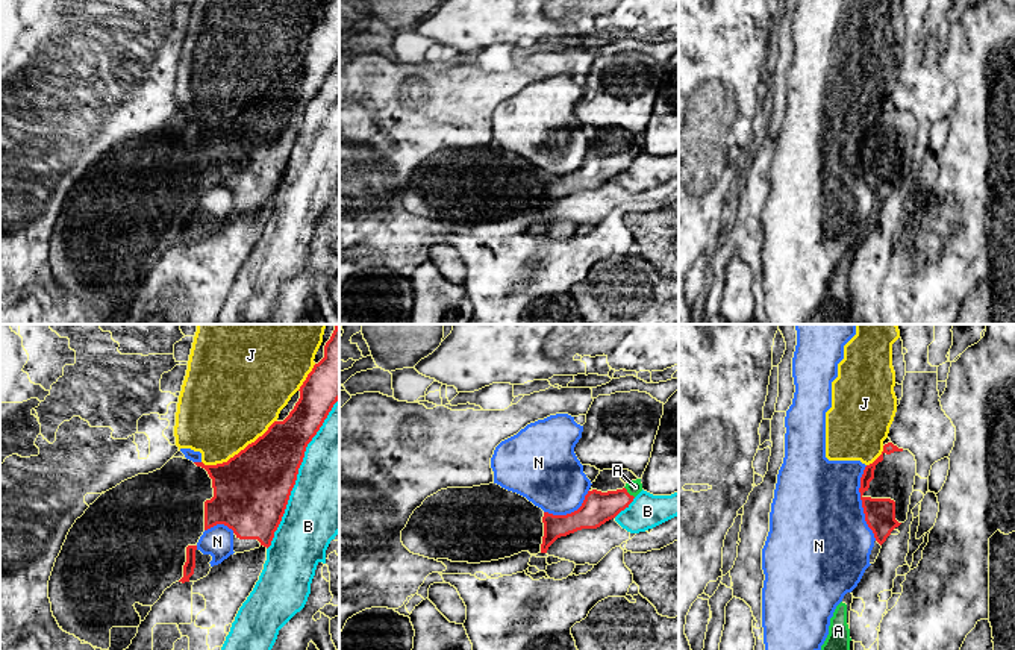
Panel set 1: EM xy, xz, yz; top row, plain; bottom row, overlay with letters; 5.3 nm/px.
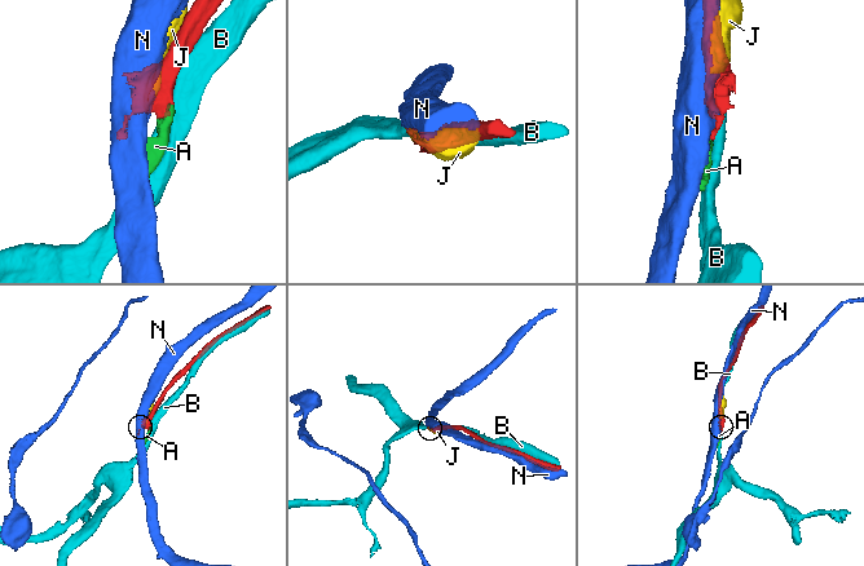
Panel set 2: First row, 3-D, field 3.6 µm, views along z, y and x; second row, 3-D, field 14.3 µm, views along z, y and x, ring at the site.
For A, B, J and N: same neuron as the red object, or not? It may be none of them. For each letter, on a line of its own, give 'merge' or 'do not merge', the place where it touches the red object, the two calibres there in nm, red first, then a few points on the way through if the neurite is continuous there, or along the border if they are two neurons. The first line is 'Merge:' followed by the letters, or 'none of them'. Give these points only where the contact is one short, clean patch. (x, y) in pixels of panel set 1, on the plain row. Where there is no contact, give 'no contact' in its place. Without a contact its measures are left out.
Merge: A
A: merge | xz (627, 153) | 170/80 nm | across xz (597, 168), (609, 165), (627, 153), (635, 147)
B: do not merge | xy (297, 134) | 400/460 nm
J: do not merge | xy (240, 112) | 400/480 nm
N: do not merge | yz (862, 164) | 160/480 nm

